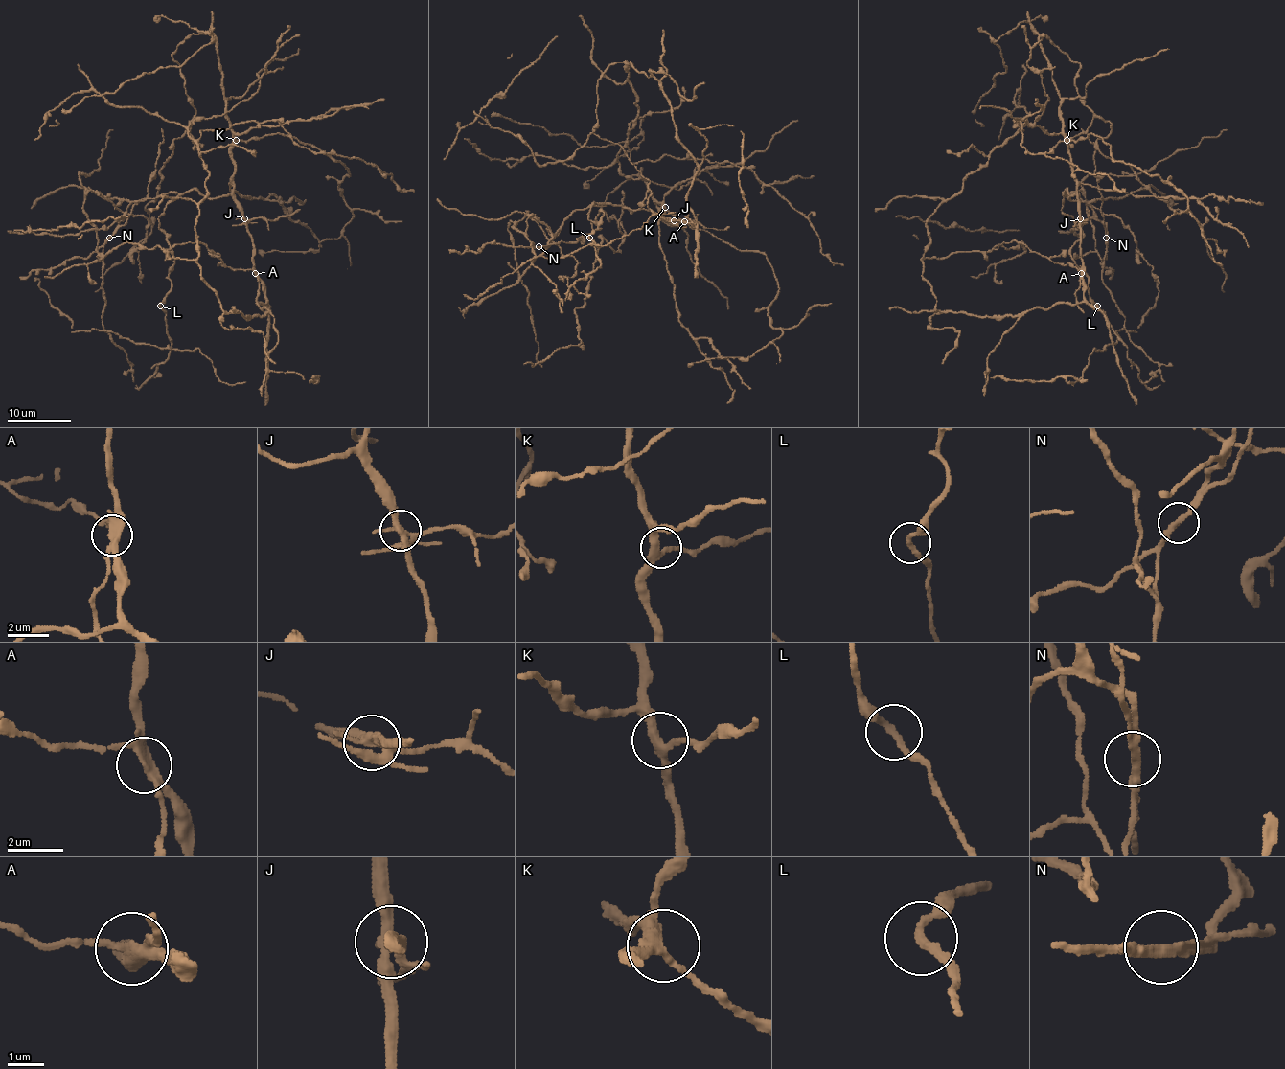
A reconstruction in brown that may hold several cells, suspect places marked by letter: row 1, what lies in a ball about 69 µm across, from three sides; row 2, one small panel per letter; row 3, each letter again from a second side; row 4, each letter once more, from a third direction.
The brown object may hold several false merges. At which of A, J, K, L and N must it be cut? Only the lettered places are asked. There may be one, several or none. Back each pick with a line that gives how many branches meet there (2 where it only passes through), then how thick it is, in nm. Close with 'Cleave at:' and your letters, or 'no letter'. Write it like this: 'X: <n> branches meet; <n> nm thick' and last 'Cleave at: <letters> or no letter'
A: 3 branches meet; 320 nm thick
J: 5 branches meet; 280 nm thick
N: 2 branches meet; 280 nm thick
Cleave at: A, J, N

